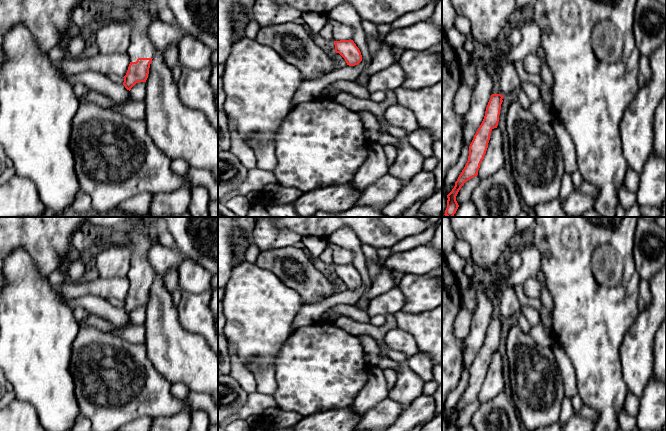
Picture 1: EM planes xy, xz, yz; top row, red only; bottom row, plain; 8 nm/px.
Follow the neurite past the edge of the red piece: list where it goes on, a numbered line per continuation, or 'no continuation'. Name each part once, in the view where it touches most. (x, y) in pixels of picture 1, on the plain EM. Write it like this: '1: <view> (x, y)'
1: xy (136, 235)

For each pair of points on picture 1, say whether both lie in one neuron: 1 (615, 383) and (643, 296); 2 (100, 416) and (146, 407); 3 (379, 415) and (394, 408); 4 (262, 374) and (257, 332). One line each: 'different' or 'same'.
1: different
2: same
3: same
4: different

